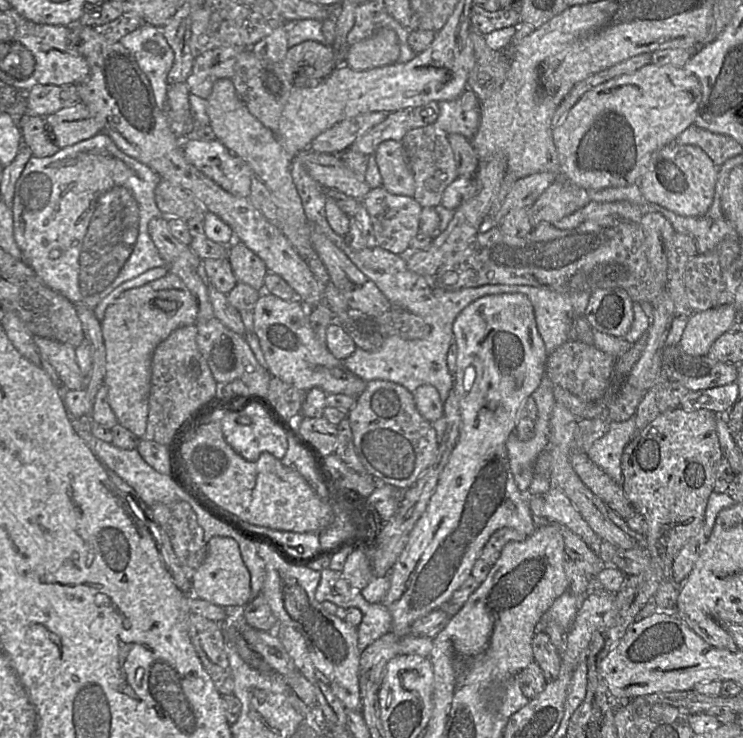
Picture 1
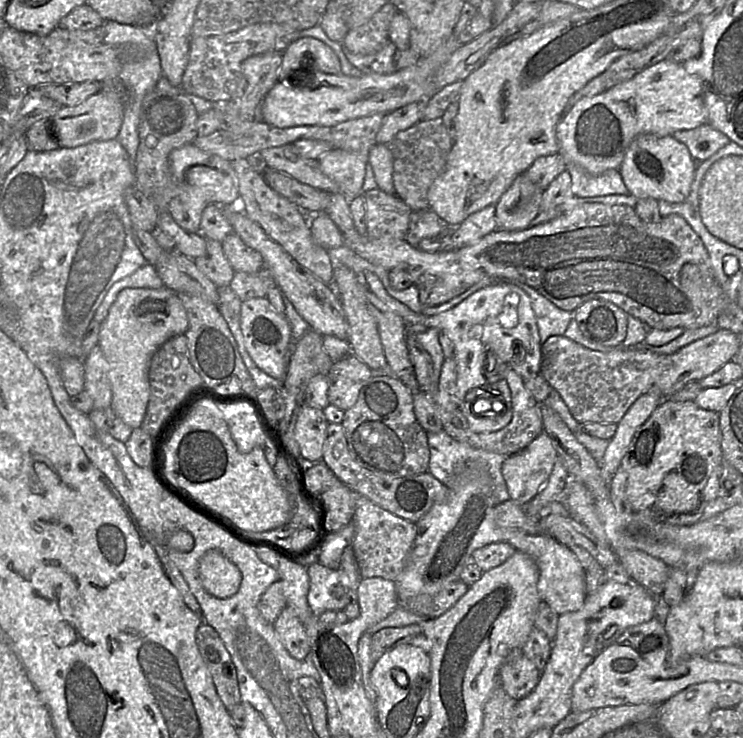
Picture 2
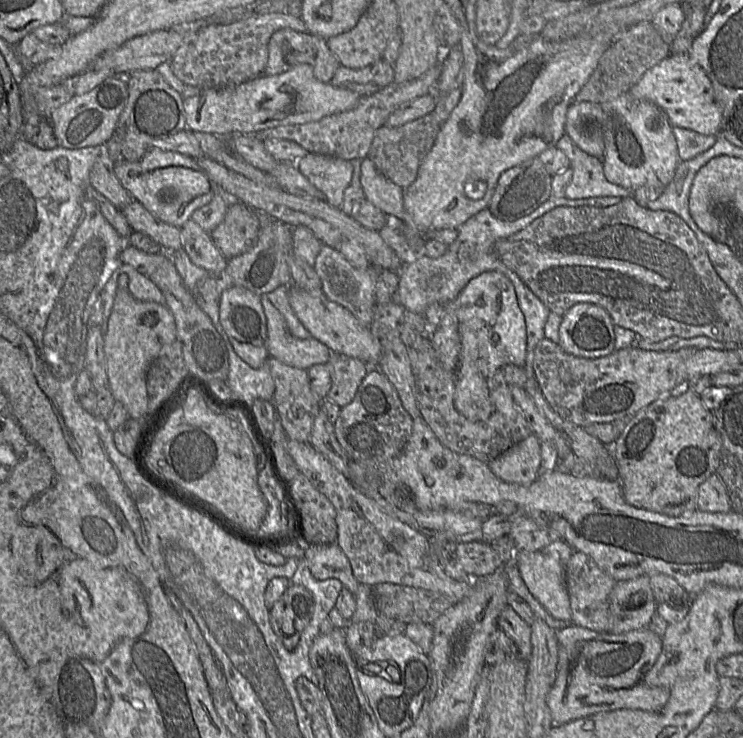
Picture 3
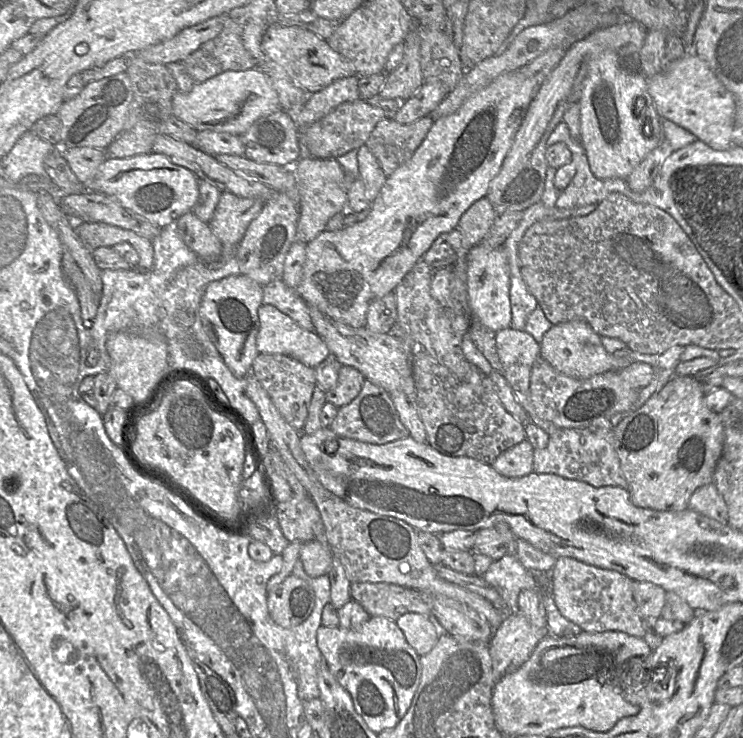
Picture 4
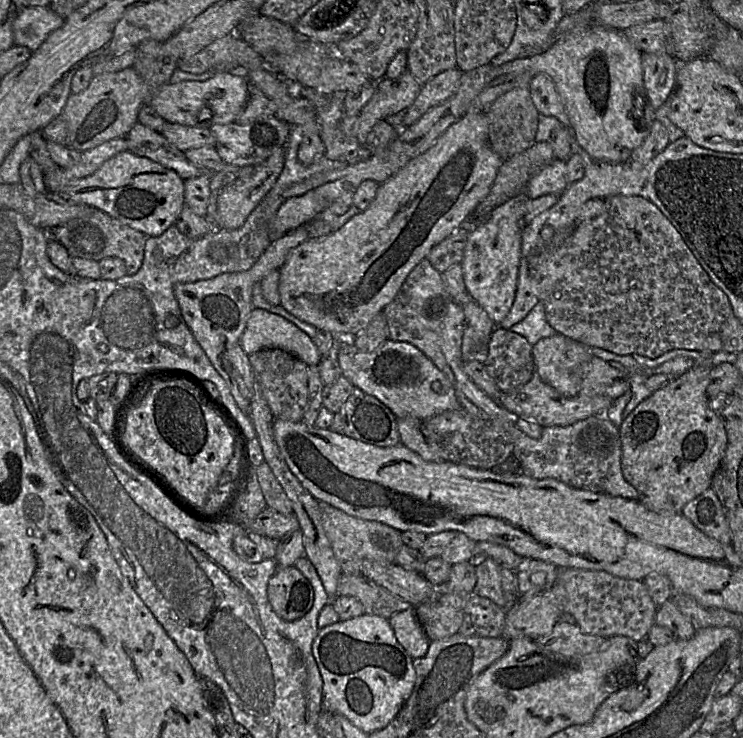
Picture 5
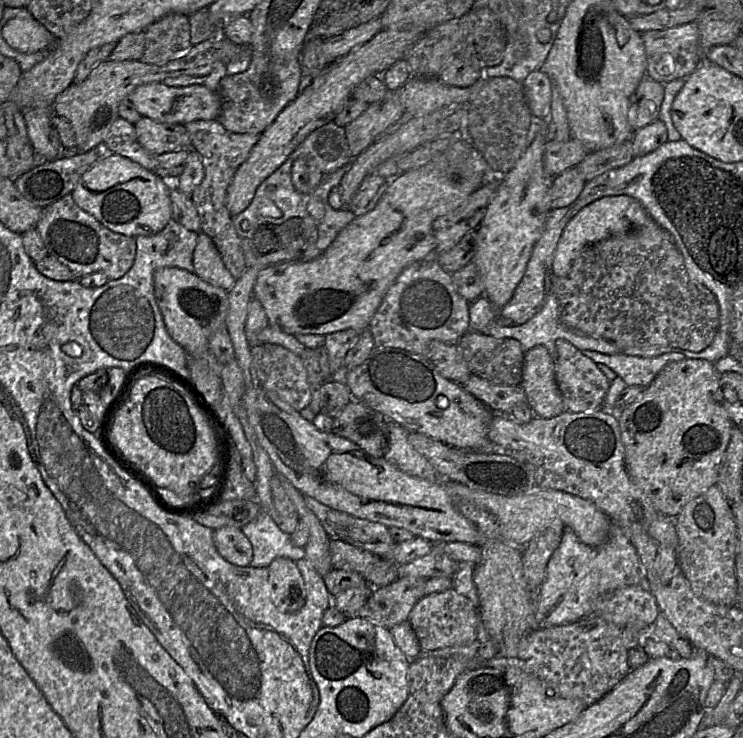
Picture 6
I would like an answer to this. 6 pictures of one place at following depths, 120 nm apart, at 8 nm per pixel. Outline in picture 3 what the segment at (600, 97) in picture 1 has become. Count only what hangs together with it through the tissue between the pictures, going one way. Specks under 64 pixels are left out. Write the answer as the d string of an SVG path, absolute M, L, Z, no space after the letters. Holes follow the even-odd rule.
M688 54L671 55L647 70L629 89L640 100L650 101L667 115L671 126L686 128L703 135L719 135L722 109L716 101L710 79ZM573 102L566 114L565 134L584 152L601 160L605 152L605 113L600 103Z

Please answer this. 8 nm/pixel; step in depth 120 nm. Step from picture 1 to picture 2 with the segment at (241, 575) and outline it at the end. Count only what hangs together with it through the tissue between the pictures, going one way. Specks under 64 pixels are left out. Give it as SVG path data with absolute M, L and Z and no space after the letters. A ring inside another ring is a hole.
M208 550L199 561L199 577L210 595L226 599L233 596L241 583L241 572L219 550Z

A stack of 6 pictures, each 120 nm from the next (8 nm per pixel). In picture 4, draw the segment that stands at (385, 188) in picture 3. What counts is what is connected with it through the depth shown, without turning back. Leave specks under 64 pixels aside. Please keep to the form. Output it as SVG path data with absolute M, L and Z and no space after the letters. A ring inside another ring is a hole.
M363 144L358 149L357 160L358 178L362 180L365 185L367 199L373 203L385 184L387 177L366 144Z

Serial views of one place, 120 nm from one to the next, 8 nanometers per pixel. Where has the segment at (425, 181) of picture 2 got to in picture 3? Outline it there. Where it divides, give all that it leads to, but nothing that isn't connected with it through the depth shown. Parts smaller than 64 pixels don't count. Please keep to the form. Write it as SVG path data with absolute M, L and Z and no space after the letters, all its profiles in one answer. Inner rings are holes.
M434 110L399 127L389 127L384 124L374 134L368 157L386 178L404 192L415 181L422 162L435 143L440 127Z

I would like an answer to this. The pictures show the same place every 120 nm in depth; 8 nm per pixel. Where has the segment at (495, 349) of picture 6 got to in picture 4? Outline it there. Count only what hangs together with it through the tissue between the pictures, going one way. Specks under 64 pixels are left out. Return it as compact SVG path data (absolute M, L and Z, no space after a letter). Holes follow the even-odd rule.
M513 328L496 332L495 341L502 365L501 374L510 384L518 402L527 411L530 422L553 435L560 428L536 415L530 396L532 368L540 356L540 343L531 334Z

